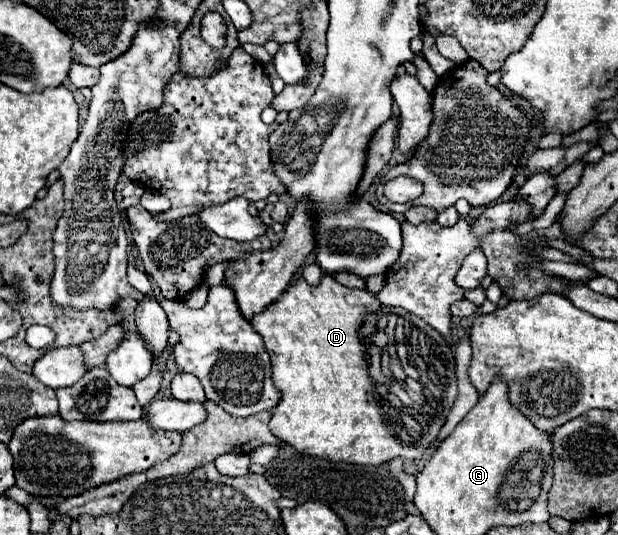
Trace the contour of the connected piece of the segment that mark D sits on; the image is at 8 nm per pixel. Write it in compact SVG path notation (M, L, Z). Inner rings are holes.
M325 274L317 286L307 284L305 278L297 278L289 284L279 300L275 300L263 312L251 318L253 328L265 340L265 348L271 356L273 384L281 392L281 400L273 408L273 418L269 422L271 432L279 440L295 446L303 454L351 464L377 466L397 456L409 460L423 458L429 444L437 438L441 426L445 424L445 418L453 408L457 396L453 350L429 324L413 316L411 326L417 330L419 356L425 362L425 370L421 372L419 382L427 388L423 388L421 392L389 390L387 384L375 382L371 378L367 346L359 338L365 316L377 312L379 308L381 302L371 292L345 288L333 276Z

